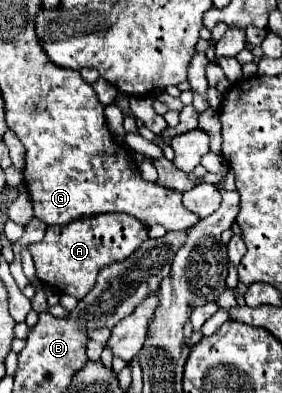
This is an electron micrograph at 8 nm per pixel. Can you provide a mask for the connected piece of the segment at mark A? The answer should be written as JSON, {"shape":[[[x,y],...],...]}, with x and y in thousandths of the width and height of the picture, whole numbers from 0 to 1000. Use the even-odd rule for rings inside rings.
{"shape":[[[340,547],[220,578],[170,578],[156,608],[113,618],[99,634],[121,659],[128,705],[156,725],[291,761],[333,730],[355,679],[454,659],[518,608],[525,583],[461,547]]]}

